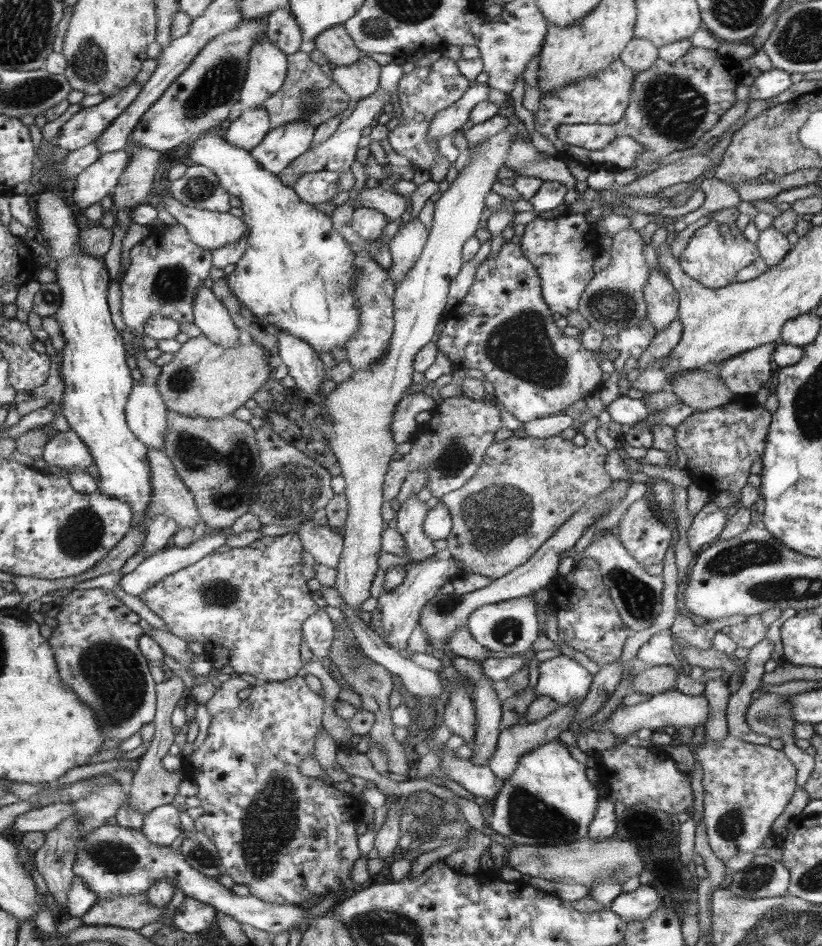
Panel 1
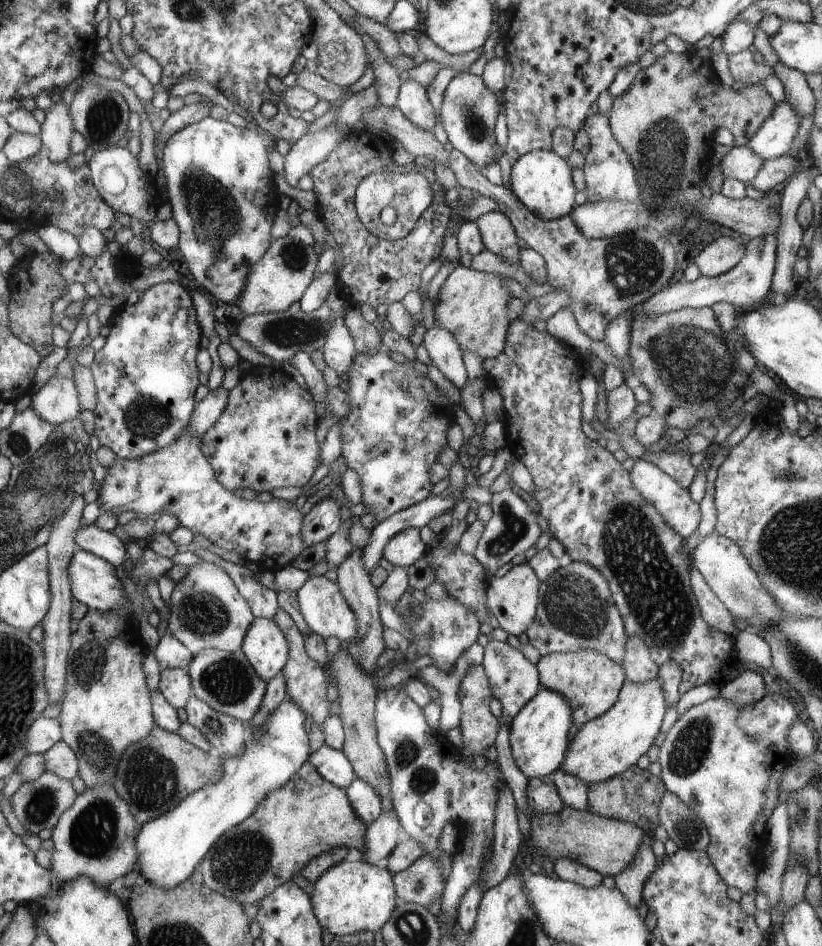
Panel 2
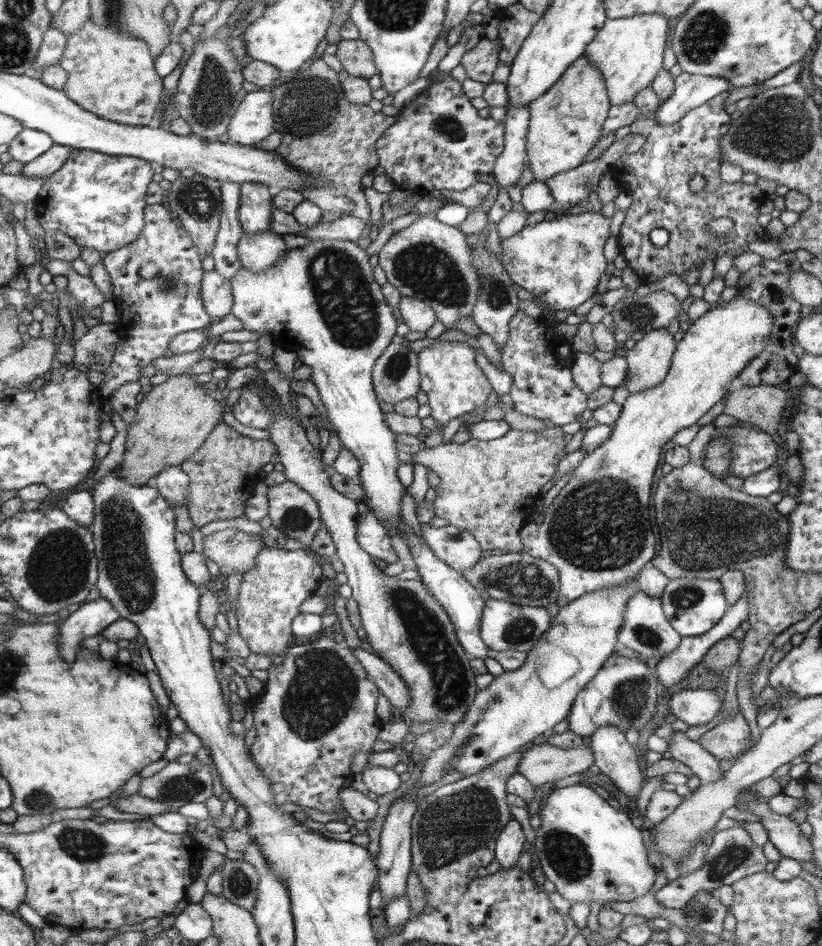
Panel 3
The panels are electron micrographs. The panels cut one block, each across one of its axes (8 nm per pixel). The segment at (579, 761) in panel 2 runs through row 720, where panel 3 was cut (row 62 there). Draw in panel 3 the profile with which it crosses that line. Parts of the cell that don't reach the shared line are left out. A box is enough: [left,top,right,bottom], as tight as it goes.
[583,14,669,106]

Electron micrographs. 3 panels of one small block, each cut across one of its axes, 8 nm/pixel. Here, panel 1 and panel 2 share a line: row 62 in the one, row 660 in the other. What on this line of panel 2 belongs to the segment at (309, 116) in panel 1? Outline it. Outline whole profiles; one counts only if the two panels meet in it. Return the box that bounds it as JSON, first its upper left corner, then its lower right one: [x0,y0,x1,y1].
[273,608,332,728]

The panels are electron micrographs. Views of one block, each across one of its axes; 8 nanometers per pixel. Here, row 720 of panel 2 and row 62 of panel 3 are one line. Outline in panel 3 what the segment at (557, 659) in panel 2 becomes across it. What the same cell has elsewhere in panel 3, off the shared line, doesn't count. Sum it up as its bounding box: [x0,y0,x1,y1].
[526,56,610,183]

